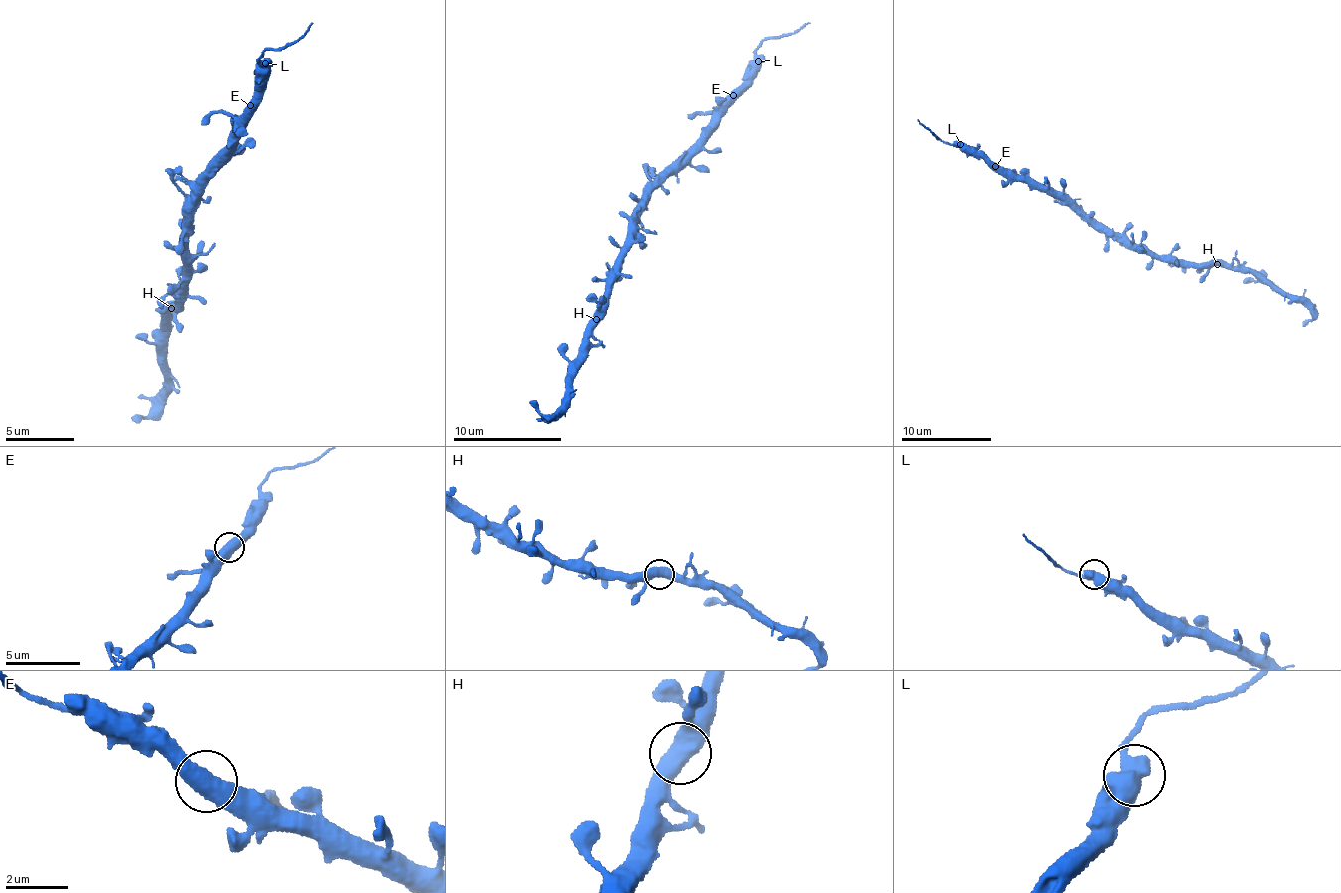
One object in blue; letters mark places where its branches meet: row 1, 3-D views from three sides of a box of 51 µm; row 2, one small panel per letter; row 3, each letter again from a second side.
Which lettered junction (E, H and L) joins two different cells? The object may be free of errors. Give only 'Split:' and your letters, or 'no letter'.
Split: L

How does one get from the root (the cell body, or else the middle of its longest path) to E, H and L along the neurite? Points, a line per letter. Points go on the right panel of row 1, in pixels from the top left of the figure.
E: (1110, 237), (1098, 233), (1070, 205), (1063, 205), (1037, 185), (1011, 180), (995, 166)
H: (1110, 237), (1142, 243), (1160, 256), (1173, 255), (1188, 263), (1217, 264)
L: (1110, 237), (1098, 233), (1070, 205), (1063, 205), (1037, 185), (1011, 180), (975, 149), (960, 144)

